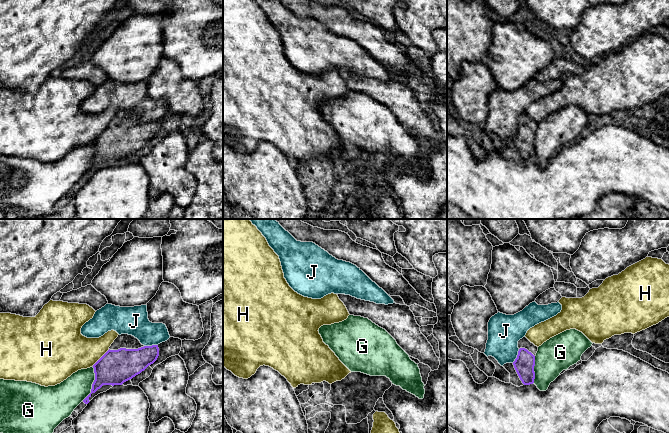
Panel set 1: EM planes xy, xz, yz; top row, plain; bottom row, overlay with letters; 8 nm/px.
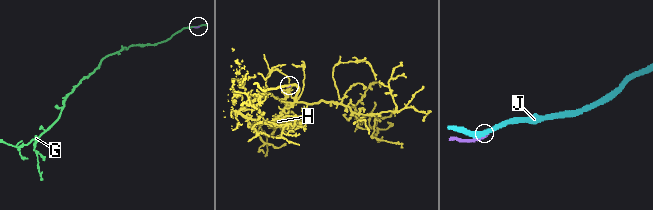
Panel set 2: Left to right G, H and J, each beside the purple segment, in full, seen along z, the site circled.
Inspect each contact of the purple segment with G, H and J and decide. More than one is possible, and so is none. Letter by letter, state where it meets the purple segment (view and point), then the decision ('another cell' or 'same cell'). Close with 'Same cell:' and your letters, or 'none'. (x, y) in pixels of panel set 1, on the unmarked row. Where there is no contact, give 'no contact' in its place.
G: contact xy (93, 159); another cell
H: contact xy (101, 133); another cell
J: contact xy (150, 122); another cell
Same cell: none

